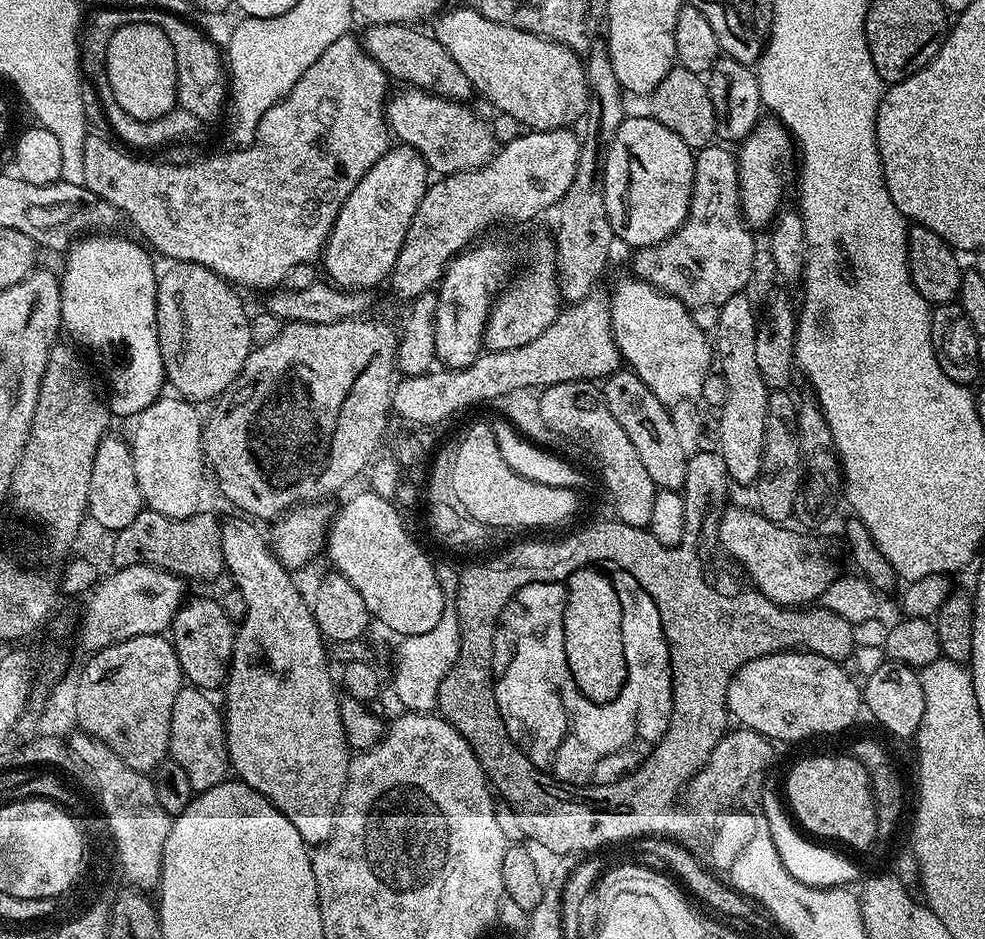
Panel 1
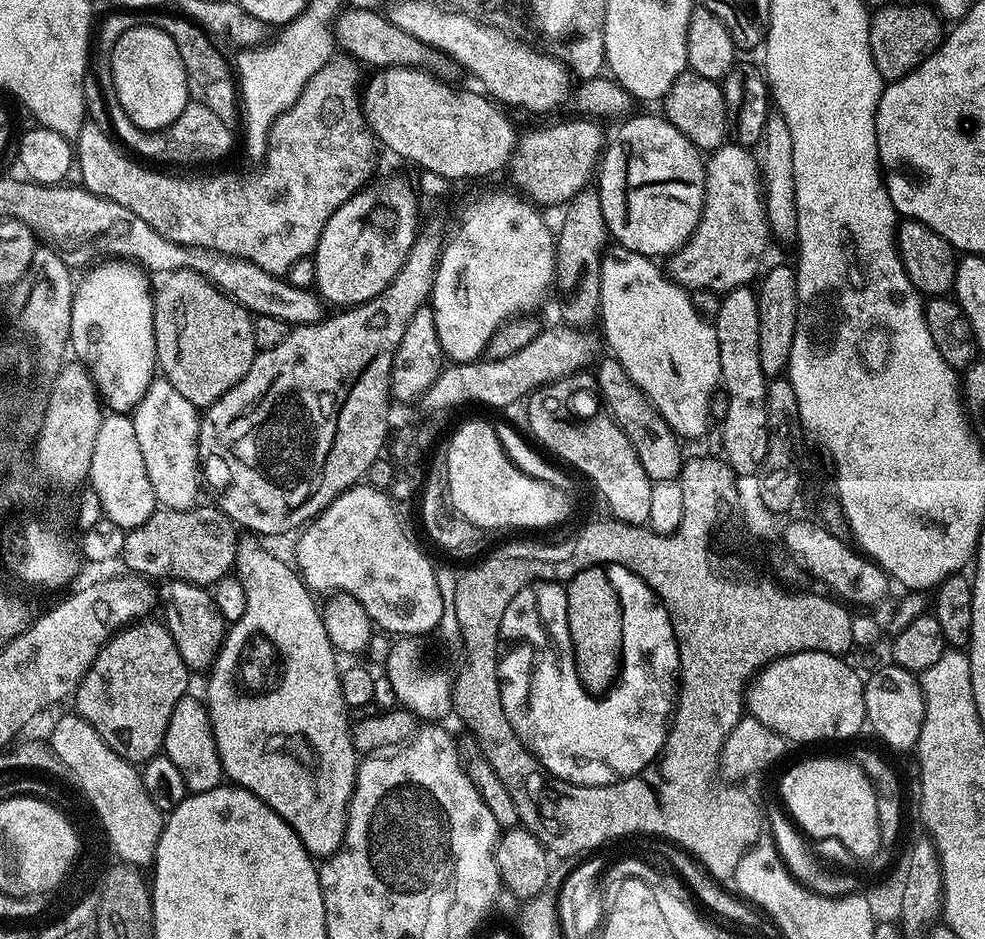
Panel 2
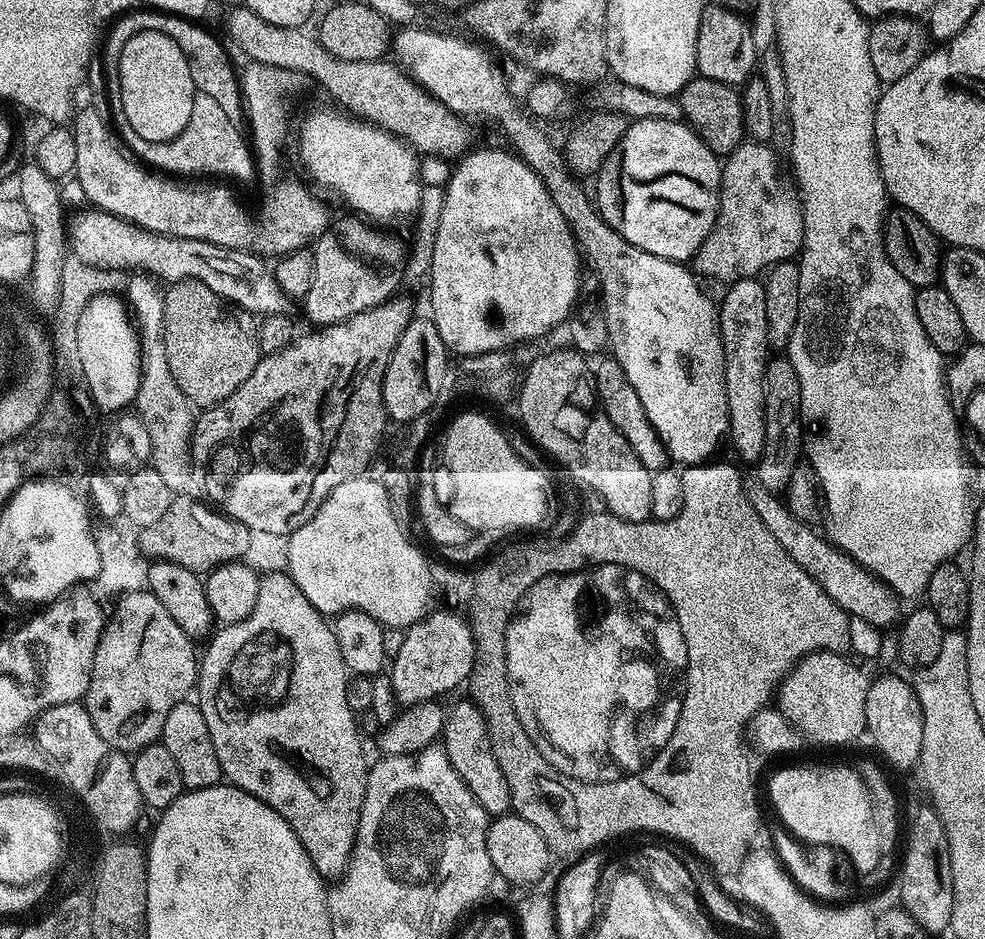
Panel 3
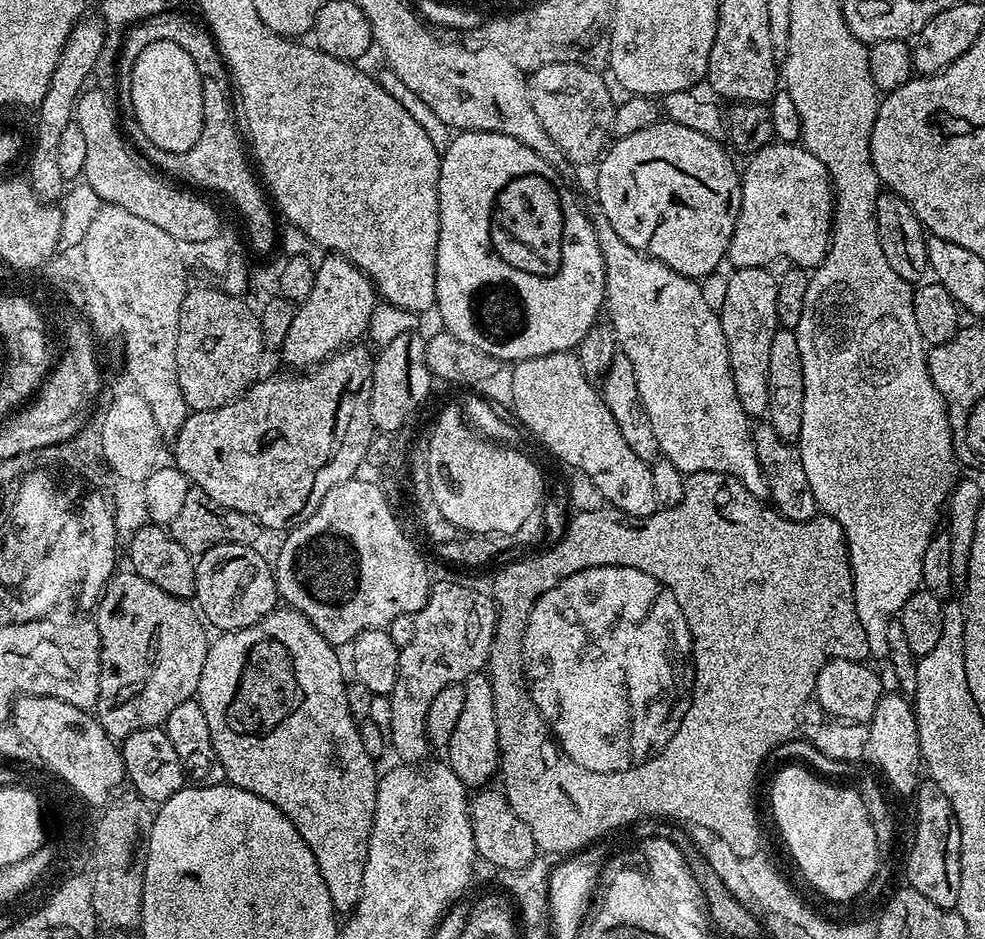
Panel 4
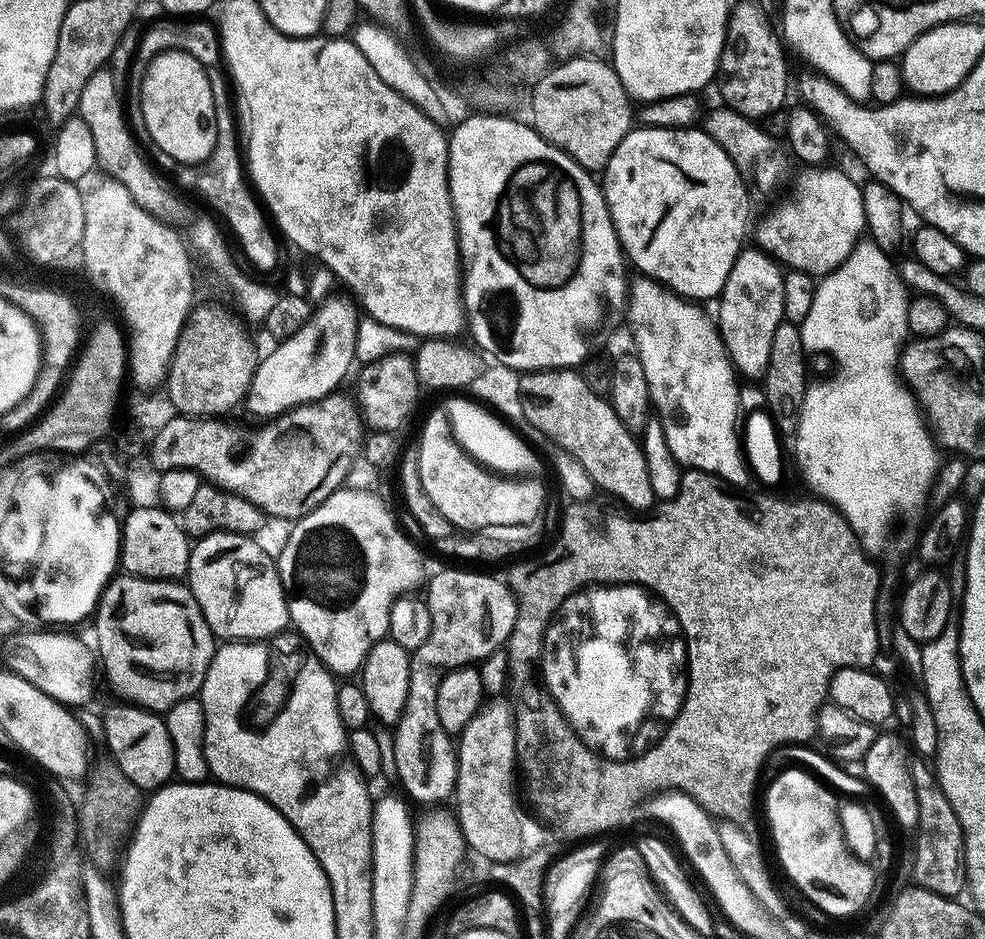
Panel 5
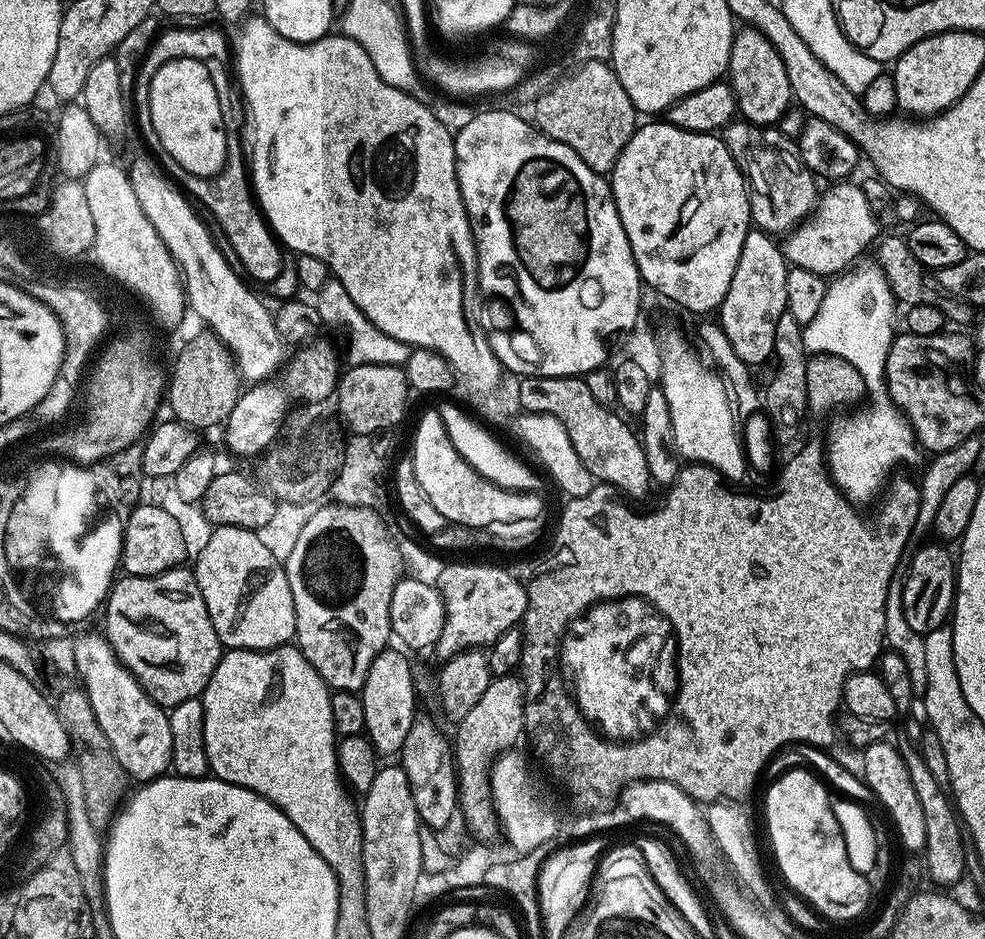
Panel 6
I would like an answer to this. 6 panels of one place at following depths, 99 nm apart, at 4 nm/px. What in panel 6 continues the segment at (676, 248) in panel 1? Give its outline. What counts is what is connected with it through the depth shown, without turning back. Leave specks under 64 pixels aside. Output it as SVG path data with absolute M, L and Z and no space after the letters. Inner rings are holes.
M836 182L828 193L821 195L812 215L793 229L783 241L785 260L794 268L810 270L825 278L835 277L857 263L864 251L873 247L876 236L876 216L859 183ZM876 236L876 237L875 237ZM873 239L873 240L872 240ZM853 263L853 264L852 264Z

